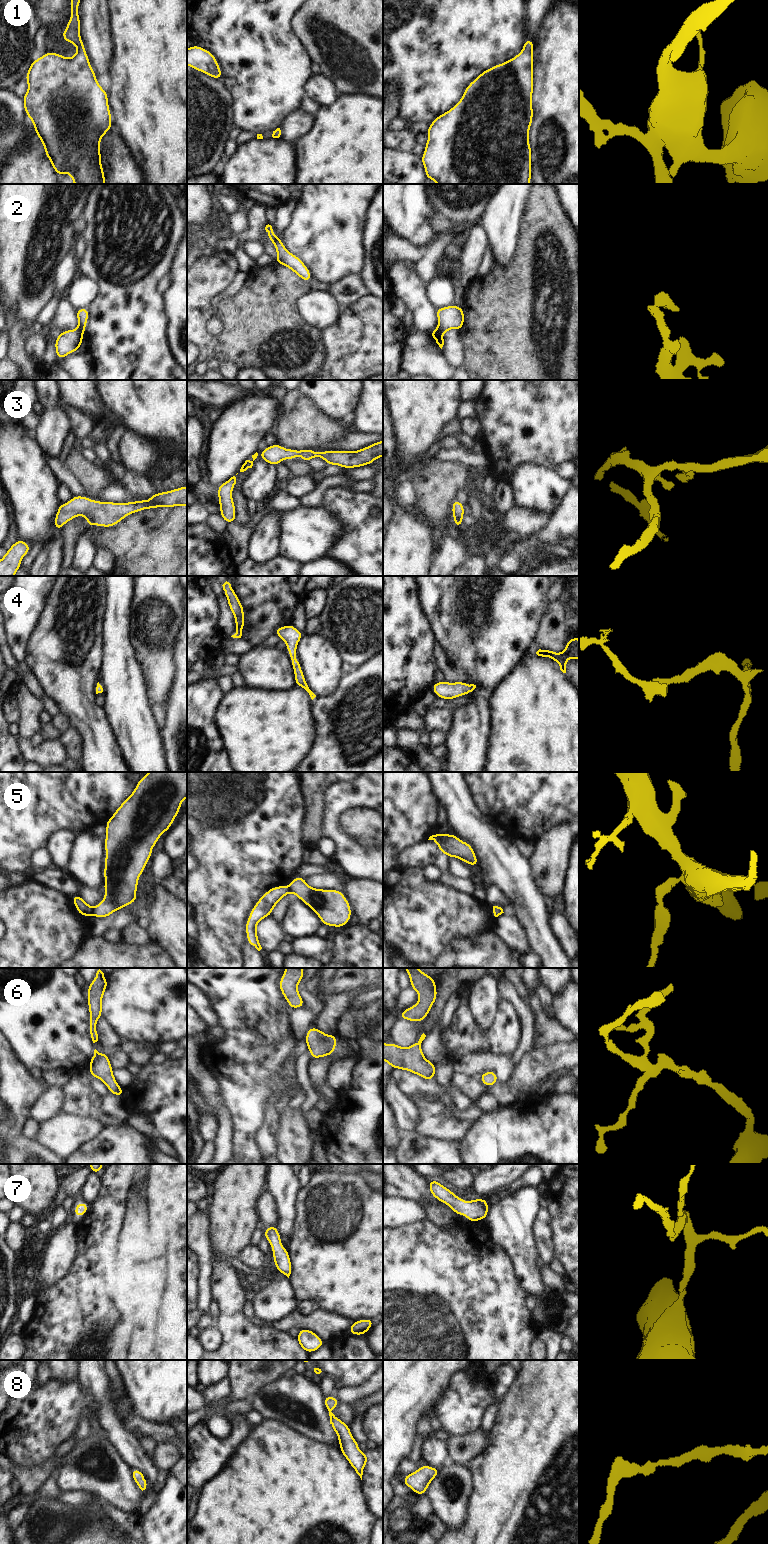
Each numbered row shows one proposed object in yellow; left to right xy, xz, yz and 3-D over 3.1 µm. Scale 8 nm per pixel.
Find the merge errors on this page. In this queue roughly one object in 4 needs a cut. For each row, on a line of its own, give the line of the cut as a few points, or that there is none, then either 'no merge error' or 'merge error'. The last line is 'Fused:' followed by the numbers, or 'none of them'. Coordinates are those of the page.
1: no cut | no merge error
2: xz (278, 237), (273, 243) | merge error
3: no cut | no merge error
4: no cut | no merge error
5: xy (93, 908), (94, 914) | merge error
6: no cut | no merge error
7: no cut | no merge error
8: no cut | no merge error
Fused: 2, 5

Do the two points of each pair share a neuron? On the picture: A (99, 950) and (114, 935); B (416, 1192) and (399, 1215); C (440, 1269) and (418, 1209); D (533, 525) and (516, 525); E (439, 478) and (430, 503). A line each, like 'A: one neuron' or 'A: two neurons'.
A: two neurons
B: two neurons
C: two neurons
D: one neuron
E: one neuron

